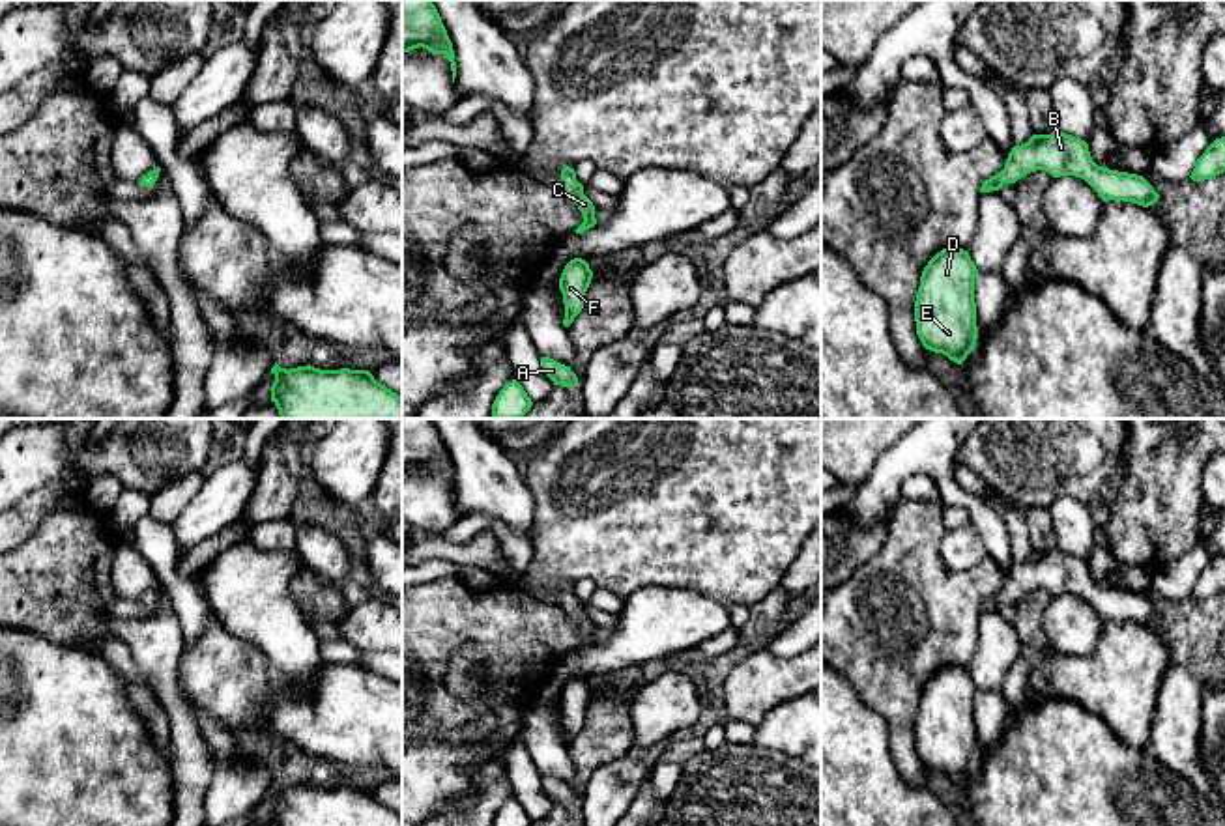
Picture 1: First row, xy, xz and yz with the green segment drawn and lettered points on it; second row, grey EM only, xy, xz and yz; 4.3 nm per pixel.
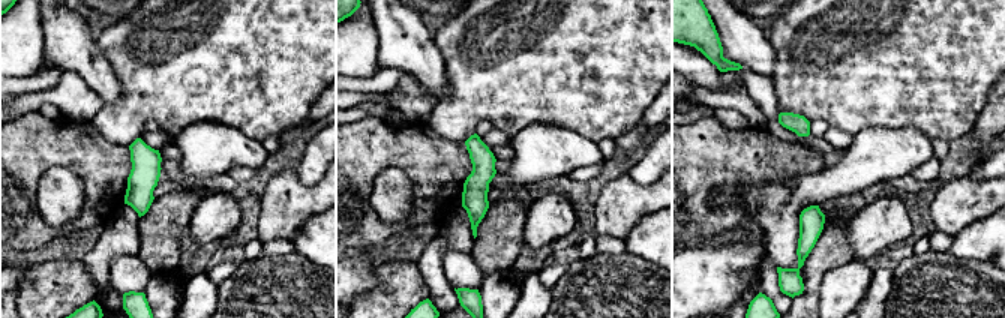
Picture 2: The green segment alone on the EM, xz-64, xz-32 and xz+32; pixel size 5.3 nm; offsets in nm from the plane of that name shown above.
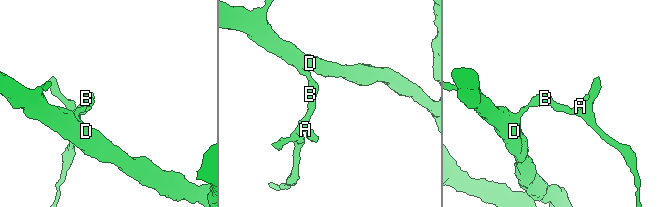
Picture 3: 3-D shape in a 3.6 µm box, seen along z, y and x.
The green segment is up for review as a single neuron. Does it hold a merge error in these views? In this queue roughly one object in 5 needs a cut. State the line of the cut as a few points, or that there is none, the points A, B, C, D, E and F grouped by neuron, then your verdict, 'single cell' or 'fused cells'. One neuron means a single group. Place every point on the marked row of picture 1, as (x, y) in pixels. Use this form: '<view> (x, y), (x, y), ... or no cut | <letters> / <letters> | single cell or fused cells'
no cut | A B C D E F | single cell

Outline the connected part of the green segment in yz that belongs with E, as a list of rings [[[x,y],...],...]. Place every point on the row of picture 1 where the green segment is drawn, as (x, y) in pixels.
[[[946,247],[924,267],[915,301],[916,335],[922,346],[958,364],[976,344],[976,273],[967,250]]]

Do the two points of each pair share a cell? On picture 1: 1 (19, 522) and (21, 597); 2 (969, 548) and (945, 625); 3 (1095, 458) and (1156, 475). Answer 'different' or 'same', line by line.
1: different
2: different
3: different

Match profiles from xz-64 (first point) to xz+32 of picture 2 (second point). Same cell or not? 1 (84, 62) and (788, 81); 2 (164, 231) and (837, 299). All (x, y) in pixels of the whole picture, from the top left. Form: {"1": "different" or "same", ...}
{"1": "different", "2": "different"}

